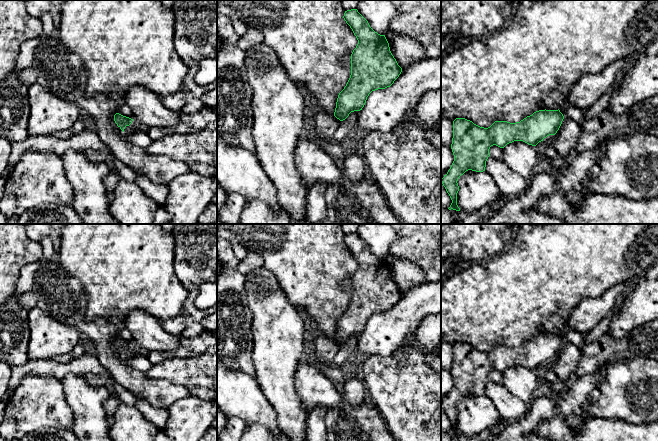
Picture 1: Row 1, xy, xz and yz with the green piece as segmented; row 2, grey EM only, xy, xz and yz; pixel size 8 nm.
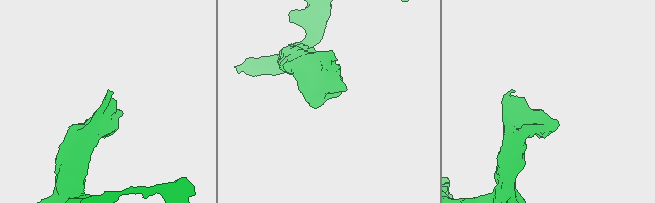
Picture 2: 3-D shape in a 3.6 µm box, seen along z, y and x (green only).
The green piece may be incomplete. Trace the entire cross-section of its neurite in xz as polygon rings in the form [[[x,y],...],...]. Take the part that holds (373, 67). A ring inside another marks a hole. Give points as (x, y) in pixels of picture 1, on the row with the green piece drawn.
[[[357,9],[345,11],[343,18],[352,29],[358,44],[351,54],[350,78],[336,102],[334,116],[340,121],[345,120],[351,112],[362,110],[372,91],[390,87],[402,72],[390,51],[385,35],[375,32]]]

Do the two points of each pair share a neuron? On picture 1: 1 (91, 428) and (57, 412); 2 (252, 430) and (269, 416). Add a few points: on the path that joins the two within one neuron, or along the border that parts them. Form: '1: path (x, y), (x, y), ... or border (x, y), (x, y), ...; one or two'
1: border (65, 398), (72, 410), (73, 429); two
2: border (246, 422), (261, 423), (269, 430); two

